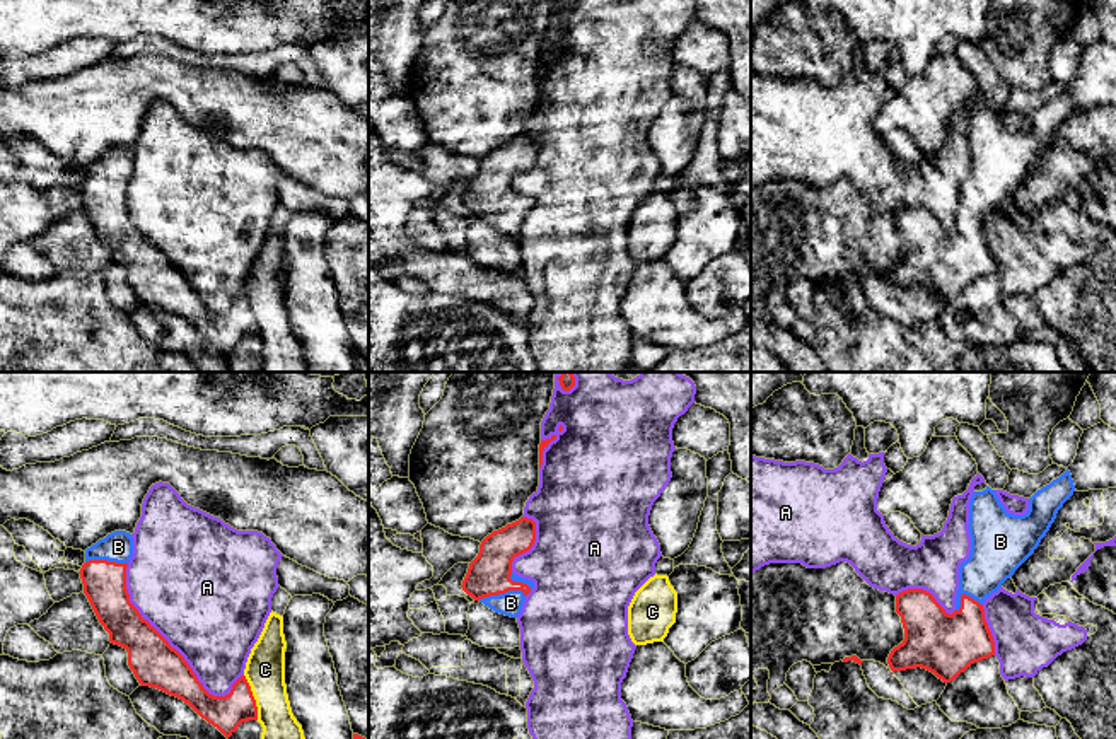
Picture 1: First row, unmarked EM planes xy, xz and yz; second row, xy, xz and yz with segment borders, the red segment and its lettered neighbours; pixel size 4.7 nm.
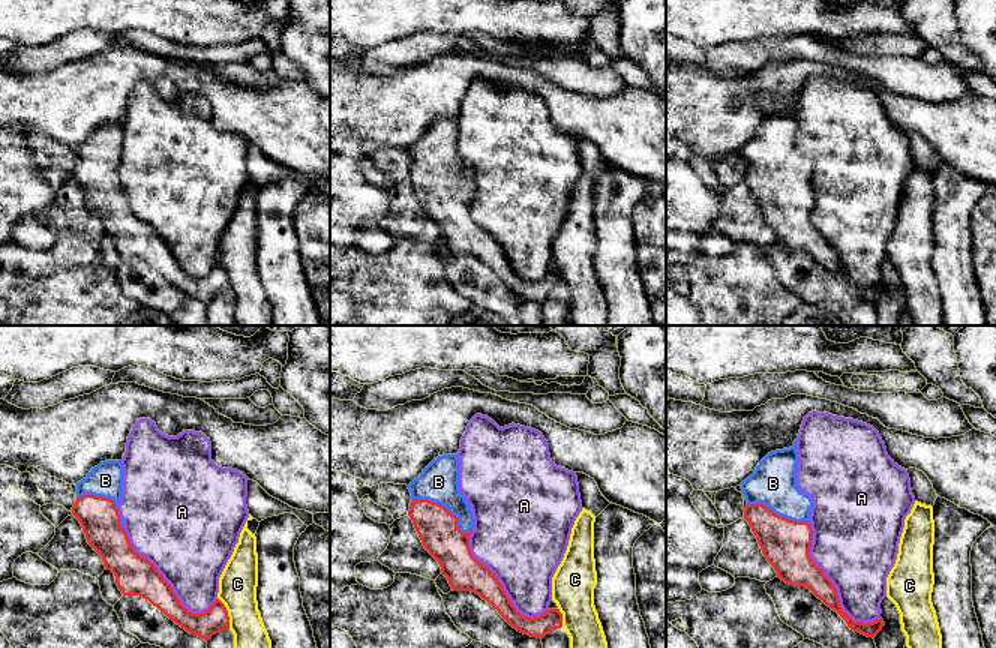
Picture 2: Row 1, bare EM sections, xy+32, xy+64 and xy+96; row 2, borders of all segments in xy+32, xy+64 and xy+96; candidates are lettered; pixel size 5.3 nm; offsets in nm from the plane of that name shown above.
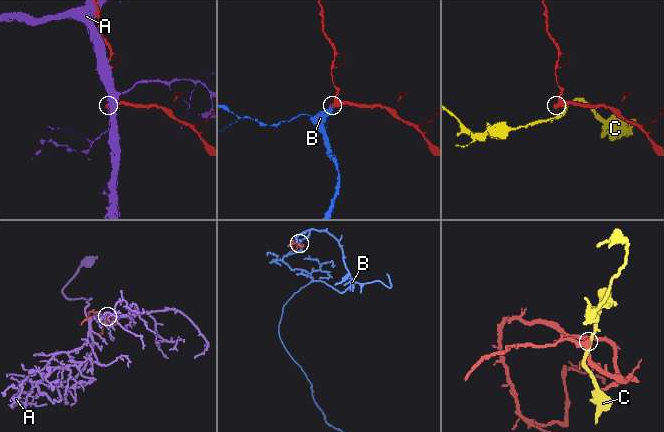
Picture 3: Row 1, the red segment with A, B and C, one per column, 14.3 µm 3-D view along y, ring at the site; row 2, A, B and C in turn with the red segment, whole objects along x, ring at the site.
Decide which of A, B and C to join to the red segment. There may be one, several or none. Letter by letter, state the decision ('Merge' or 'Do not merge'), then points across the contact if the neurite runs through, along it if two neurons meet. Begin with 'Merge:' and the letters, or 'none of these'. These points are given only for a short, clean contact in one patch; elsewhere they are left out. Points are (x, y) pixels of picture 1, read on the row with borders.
Merge: B
A: Do not merge
B: Merge
C: Do not merge

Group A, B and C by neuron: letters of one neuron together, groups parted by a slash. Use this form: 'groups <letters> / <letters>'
groups A / B / C

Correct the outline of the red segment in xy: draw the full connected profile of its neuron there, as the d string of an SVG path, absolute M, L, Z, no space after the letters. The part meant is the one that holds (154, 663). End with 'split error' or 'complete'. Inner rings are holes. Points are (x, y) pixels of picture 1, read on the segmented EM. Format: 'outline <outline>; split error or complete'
outline M114 531L85 550L78 573L99 623L109 642L128 652L128 666L142 686L183 700L229 739L242 722L258 720L246 676L225 696L203 688L184 657L130 602L126 567L131 556L133 538L126 531Z; split error

